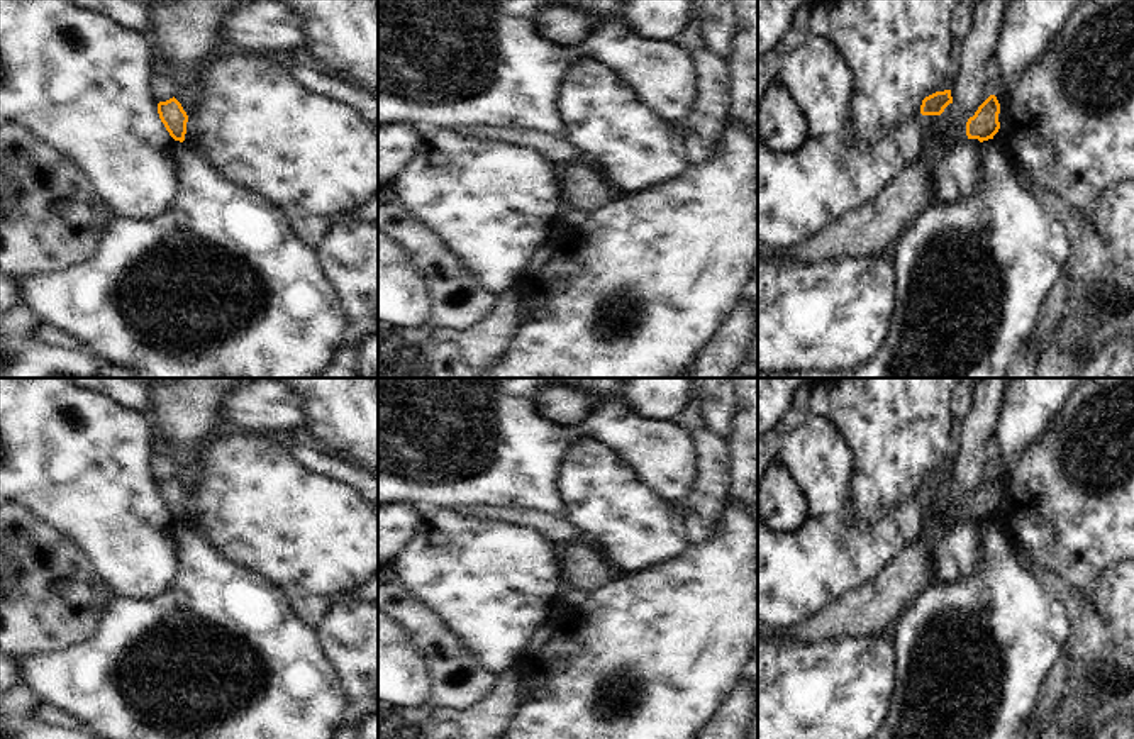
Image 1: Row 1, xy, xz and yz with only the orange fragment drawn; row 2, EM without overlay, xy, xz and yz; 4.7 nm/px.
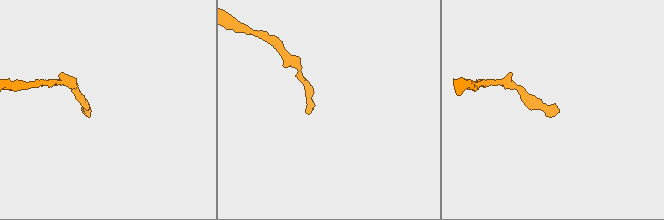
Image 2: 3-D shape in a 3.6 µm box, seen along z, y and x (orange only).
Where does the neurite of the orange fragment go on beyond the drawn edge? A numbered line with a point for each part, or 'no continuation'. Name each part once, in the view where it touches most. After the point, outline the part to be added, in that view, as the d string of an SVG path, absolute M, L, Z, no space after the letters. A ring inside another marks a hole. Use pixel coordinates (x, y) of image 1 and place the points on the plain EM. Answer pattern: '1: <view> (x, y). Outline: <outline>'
no continuation.

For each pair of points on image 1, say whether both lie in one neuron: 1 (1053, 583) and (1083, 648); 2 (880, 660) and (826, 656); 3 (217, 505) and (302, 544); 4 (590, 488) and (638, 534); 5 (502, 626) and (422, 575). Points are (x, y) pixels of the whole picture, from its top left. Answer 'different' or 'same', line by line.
1: same
2: same
3: same
4: same
5: same

